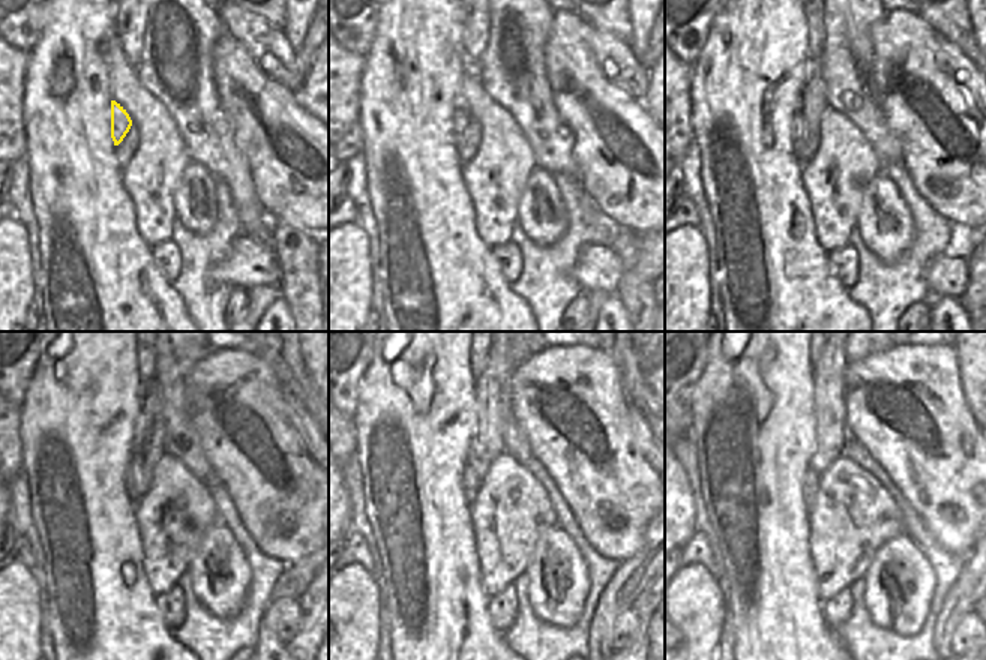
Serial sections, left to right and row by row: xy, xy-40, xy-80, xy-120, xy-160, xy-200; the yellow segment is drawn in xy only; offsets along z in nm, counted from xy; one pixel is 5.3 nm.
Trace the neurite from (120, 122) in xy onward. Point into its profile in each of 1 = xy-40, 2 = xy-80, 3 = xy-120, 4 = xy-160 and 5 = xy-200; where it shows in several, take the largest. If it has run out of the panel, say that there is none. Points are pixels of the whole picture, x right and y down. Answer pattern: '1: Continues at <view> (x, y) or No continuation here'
1: Continues at xy-40 (461, 116)
2: Continues at xy-80 (797, 120)
3: Continues at xy-120 (129, 473)
4: Continues at xy-160 (471, 483)
5: Continues at xy-200 (812, 479)

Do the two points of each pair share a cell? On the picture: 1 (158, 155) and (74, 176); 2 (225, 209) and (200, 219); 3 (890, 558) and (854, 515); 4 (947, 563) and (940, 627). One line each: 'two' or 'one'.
1: two
2: two
3: two
4: two

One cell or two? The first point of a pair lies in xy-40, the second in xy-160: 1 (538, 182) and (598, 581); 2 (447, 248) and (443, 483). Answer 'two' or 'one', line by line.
1: two
2: one

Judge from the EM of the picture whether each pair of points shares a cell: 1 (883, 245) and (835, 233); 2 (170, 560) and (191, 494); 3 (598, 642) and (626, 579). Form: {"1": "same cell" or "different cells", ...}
{"1": "different cells", "2": "same cell", "3": "same cell"}

